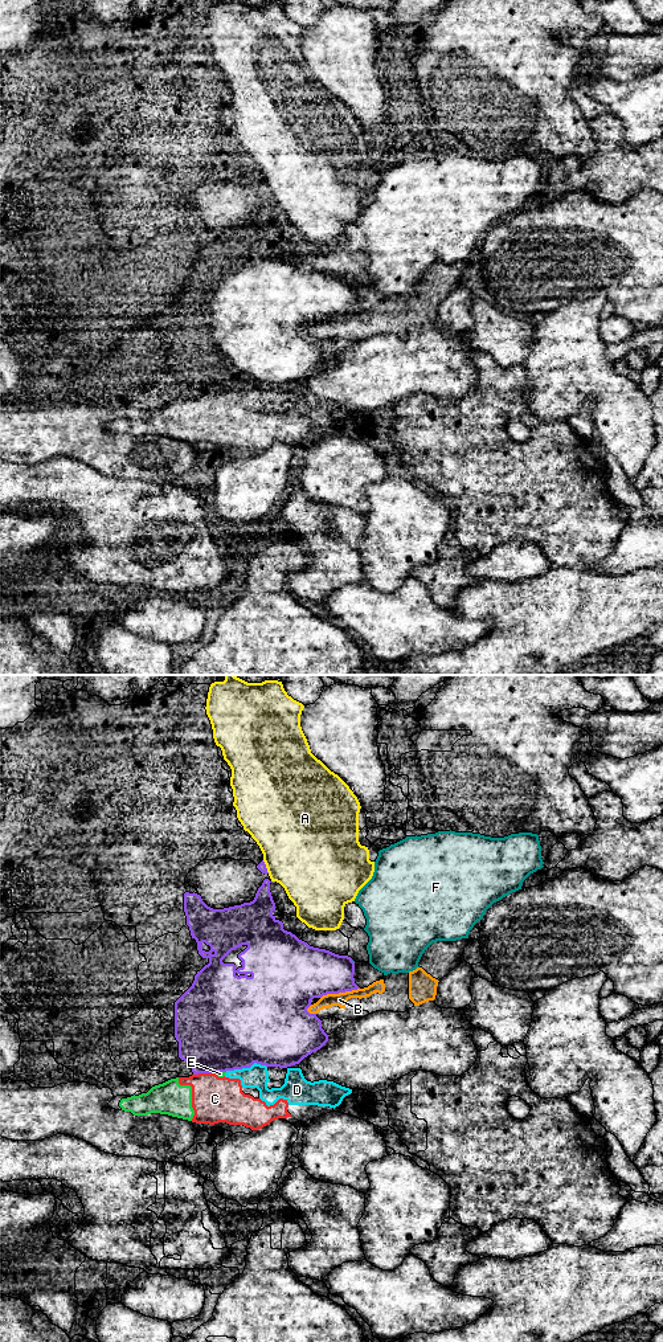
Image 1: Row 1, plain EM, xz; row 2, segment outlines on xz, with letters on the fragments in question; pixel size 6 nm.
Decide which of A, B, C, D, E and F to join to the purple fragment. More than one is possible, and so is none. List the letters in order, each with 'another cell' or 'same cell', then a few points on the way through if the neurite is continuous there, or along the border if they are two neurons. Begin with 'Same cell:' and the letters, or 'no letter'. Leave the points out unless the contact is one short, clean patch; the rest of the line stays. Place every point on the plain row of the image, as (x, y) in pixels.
Same cell: no letter
A: another cell
B: another cell
C: another cell; border xz (216, 395), (199, 395), (193, 397)
D: another cell
E: another cell
F: another cell

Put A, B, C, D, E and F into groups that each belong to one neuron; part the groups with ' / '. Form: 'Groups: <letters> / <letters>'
Groups: A / B / C D E / F

